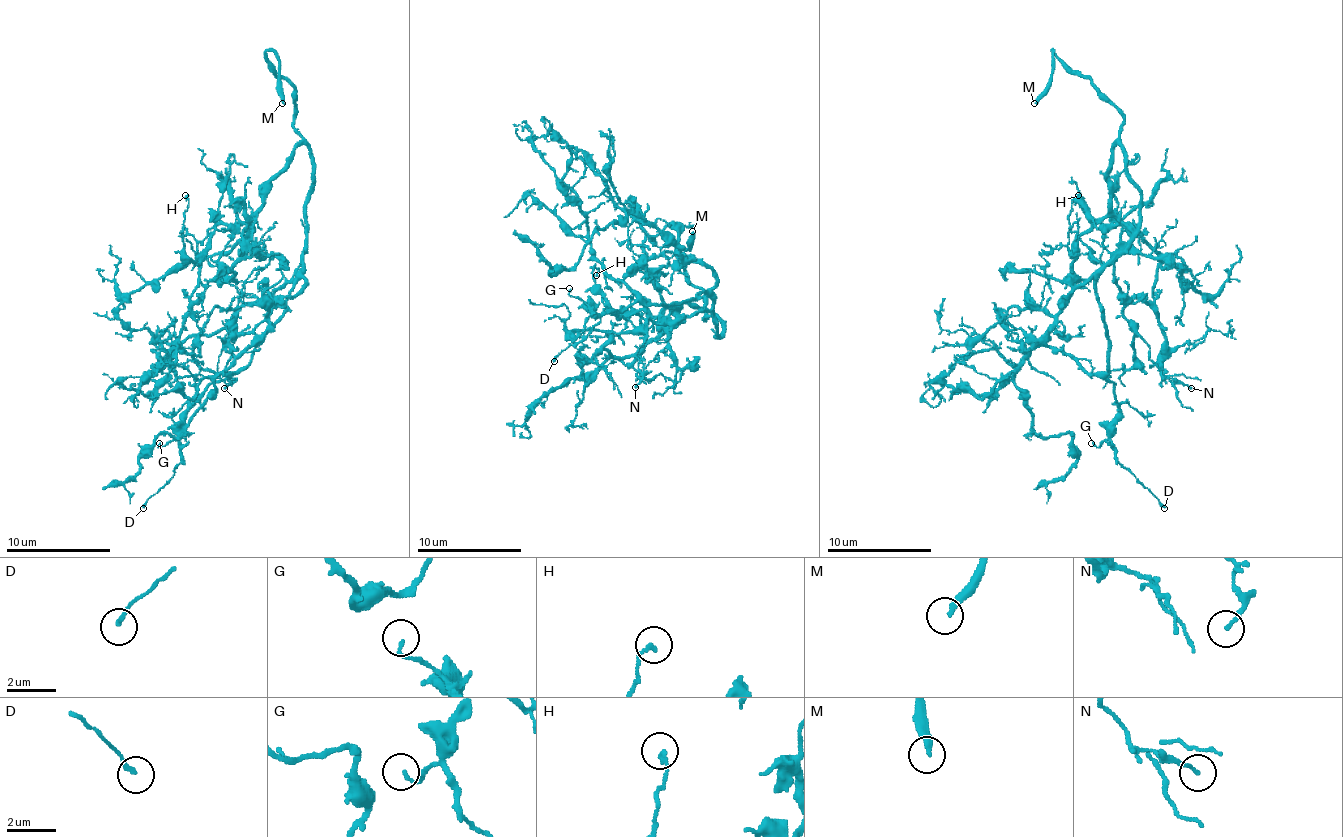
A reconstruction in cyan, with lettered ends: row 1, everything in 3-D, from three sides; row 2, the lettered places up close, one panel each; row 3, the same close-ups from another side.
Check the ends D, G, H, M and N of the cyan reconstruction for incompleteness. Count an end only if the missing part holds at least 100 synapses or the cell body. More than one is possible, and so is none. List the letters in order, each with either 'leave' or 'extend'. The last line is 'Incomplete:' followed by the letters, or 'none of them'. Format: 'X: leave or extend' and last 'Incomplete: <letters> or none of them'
D: leave
G: leave
H: leave
M: extend
N: leave
Incomplete: M

